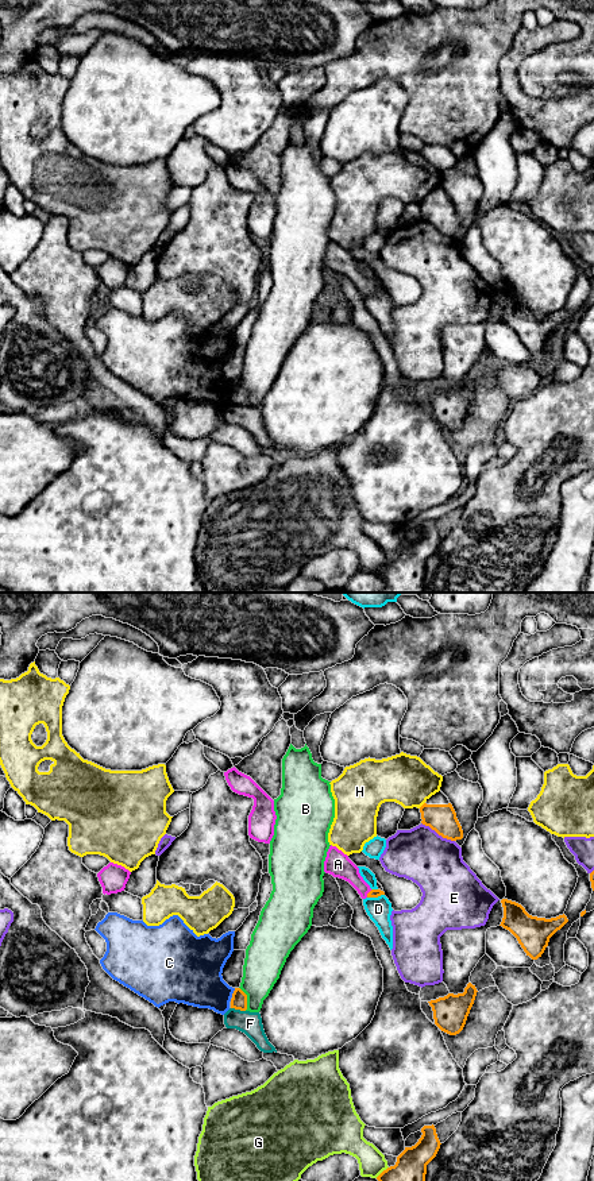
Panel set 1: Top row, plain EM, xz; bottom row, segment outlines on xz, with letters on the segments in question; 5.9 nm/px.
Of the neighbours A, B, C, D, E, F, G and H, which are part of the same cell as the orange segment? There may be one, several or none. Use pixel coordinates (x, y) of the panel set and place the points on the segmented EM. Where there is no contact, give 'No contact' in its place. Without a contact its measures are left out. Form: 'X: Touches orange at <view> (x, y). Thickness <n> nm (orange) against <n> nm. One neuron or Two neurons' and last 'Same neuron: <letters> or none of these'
A: Touches orange at xz (367, 894). Thickness 50 nm (orange) against 150 nm. One neuron
B: Touches orange at xz (246, 999). Thickness 100 nm (orange) against 220 nm. Two neurons
C: Touches orange at xz (234, 992). Thickness 100 nm (orange) against 320 nm. Two neurons
D: Touches orange at xz (375, 896). Thickness 50 nm (orange) against 140 nm. Two neurons
E: Touches orange at xz (438, 833). Thickness 170 nm (orange) against 320 nm. Two neurons
F: Touches orange at xz (238, 1008). Thickness 100 nm (orange) against 140 nm. Two neurons
G: Touches orange at xz (382, 1172). Thickness 180 nm (orange) against 160 nm. Two neurons
H: Touches orange at xz (423, 805). Thickness 170 nm (orange) against 300 nm. Two neurons
Same neuron: A

